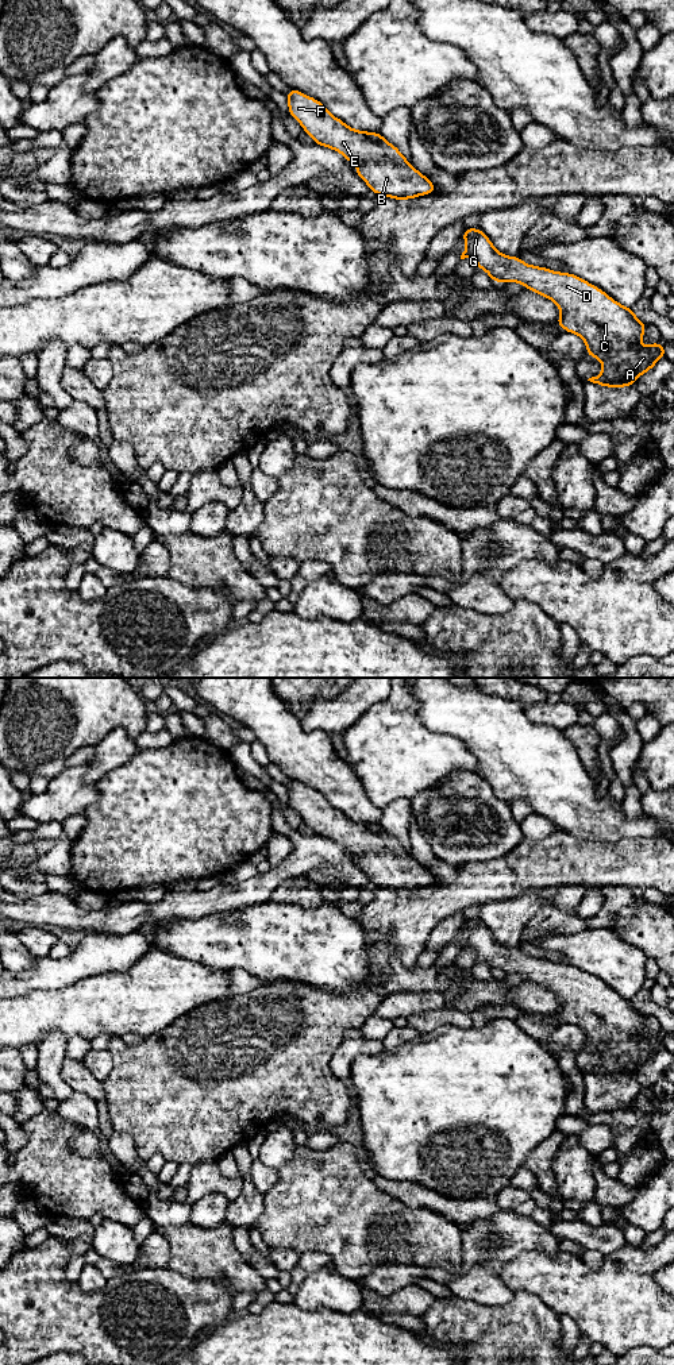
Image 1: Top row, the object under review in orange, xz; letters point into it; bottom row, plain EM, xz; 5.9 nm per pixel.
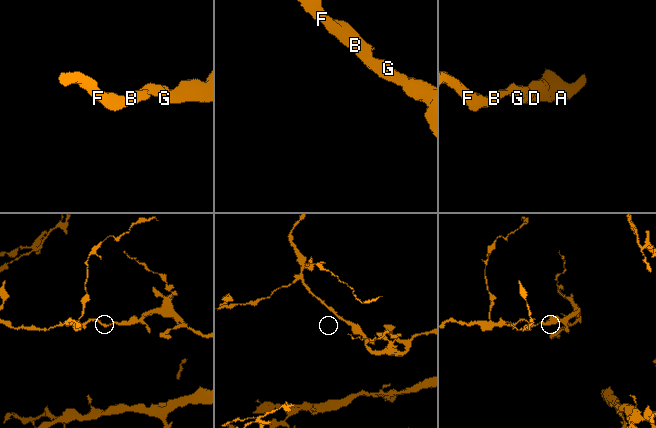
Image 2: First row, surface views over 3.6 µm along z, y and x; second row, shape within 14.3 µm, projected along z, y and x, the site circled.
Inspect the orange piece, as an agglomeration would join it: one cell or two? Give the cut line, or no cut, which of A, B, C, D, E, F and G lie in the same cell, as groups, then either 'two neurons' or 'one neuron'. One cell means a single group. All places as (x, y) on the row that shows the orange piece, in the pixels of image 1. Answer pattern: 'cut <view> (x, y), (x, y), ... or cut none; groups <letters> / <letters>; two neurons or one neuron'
cut none; groups A B C D E F G; one neuron

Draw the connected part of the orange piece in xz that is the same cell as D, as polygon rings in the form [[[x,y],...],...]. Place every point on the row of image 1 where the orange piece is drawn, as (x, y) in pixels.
[[[466,227],[462,239],[466,242],[466,248],[461,259],[473,258],[477,269],[485,270],[493,282],[523,284],[527,290],[536,292],[559,306],[561,317],[555,324],[582,338],[586,343],[586,355],[602,363],[601,374],[588,381],[606,387],[633,386],[642,374],[650,371],[662,356],[667,355],[660,342],[640,346],[639,340],[644,336],[647,324],[636,319],[633,309],[625,308],[590,282],[571,273],[527,265],[520,257],[501,254],[479,228]]]

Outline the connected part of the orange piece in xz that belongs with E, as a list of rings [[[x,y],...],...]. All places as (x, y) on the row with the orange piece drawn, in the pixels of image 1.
[[[289,89],[286,99],[289,115],[301,124],[315,144],[332,149],[358,165],[354,173],[377,196],[409,200],[436,192],[438,188],[380,132],[350,128],[319,100],[300,90]]]

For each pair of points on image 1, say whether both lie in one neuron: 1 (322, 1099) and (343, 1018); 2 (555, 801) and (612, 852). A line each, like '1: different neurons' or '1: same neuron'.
1: same neuron
2: different neurons

